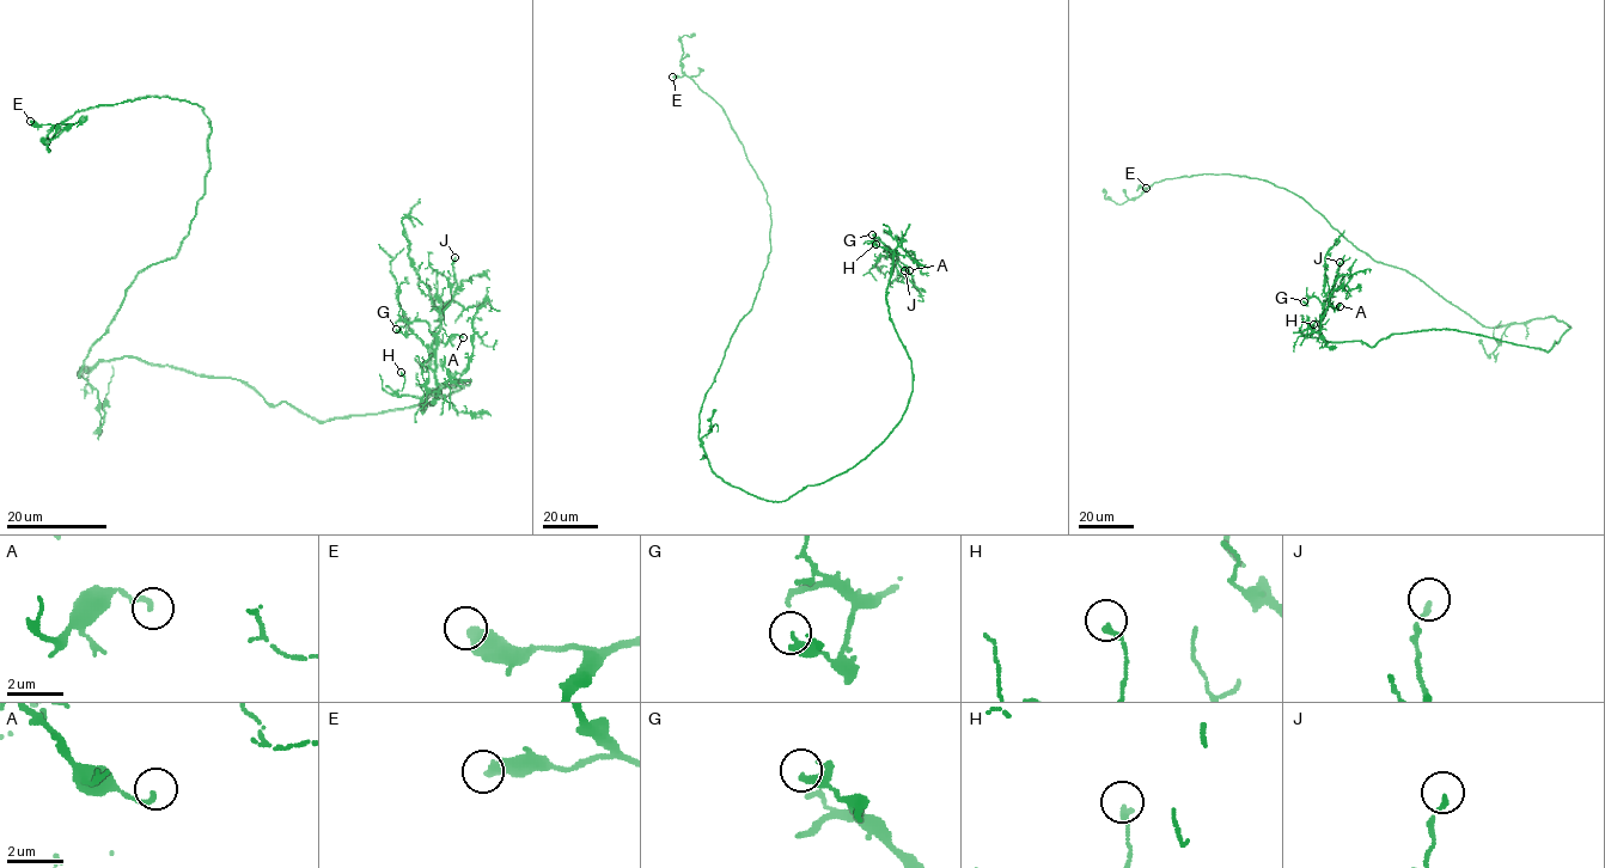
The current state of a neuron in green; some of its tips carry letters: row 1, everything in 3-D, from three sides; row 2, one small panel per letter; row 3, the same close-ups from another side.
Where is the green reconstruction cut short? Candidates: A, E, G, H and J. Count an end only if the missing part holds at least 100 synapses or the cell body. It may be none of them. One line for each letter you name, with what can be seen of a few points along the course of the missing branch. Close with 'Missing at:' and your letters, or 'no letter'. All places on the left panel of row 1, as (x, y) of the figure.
Missing at: no letter

